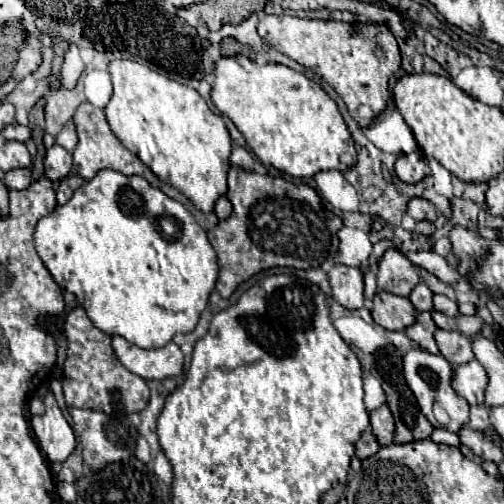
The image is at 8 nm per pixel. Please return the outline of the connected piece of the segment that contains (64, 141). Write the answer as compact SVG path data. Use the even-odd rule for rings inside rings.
M71 119L65 123L61 133L57 135L57 143L69 152L74 151L75 145L77 145L77 131L75 131L75 123Z

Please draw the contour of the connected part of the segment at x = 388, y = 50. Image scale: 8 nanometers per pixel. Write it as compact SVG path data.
M261 15L257 31L277 51L315 71L331 85L361 127L369 127L383 113L389 99L389 77L401 67L397 41L387 27L359 21L343 23L293 15Z

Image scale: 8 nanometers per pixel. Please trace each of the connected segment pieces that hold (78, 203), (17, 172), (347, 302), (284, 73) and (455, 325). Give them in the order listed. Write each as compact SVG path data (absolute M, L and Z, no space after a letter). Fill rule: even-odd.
M113 169L99 171L65 205L43 217L35 231L35 245L39 257L51 275L55 275L55 281L75 293L95 327L107 335L123 335L143 349L165 347L177 333L193 331L199 315L207 307L219 273L217 255L207 233L179 201L151 187L143 177L123 175ZM165 215L175 215L175 221L181 225L171 239L165 239L155 225L155 219Z
M23 167L23 169L13 169L5 173L5 185L9 189L27 189L31 185L31 167Z
M333 265L329 275L329 285L333 291L333 299L347 309L363 307L363 275L357 267Z
M233 55L221 57L213 75L215 107L237 125L263 165L273 165L291 177L313 177L323 169L345 172L356 163L354 141L335 101L303 73L279 63L257 65L243 55Z
M431 311L431 315L433 315L437 327L447 329L447 331L457 331L457 333L463 333L463 335L479 333L485 323L479 315L469 315L469 317L467 315L457 315L457 317L449 317L449 315L443 315L439 311Z

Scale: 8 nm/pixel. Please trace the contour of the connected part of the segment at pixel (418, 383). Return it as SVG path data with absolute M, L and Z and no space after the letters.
M409 349L405 353L405 357L403 357L405 379L407 379L409 387L411 387L411 391L415 393L423 415L431 421L433 427L441 427L439 421L433 415L433 405L443 407L451 417L451 423L447 425L447 429L457 433L463 425L469 423L469 407L467 407L465 399L459 399L459 395L455 395L455 389L451 387L451 371L453 371L453 367L451 367L451 363L445 361L443 355L433 355L429 351L425 351L425 349Z

